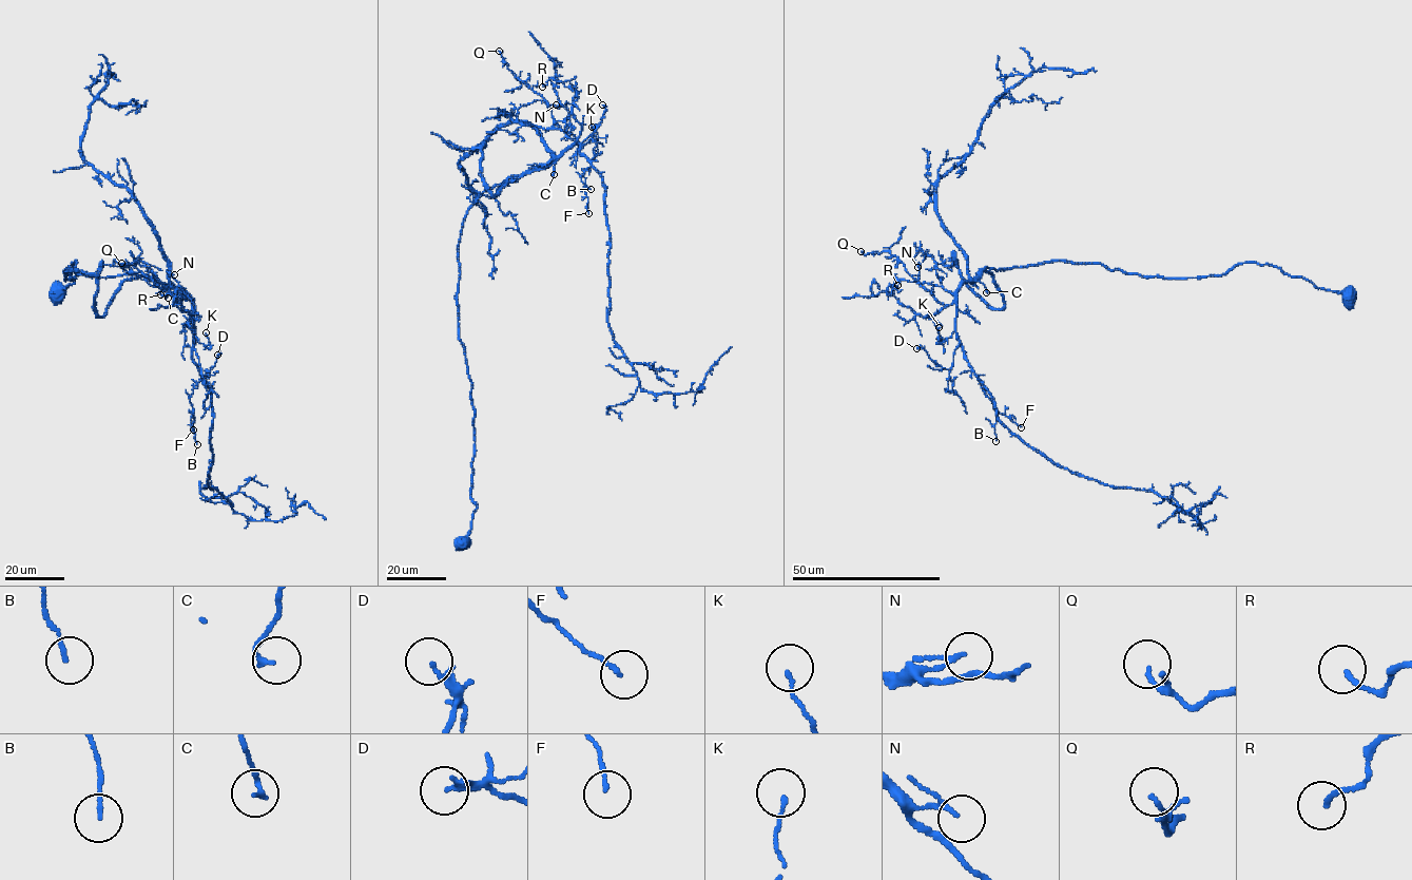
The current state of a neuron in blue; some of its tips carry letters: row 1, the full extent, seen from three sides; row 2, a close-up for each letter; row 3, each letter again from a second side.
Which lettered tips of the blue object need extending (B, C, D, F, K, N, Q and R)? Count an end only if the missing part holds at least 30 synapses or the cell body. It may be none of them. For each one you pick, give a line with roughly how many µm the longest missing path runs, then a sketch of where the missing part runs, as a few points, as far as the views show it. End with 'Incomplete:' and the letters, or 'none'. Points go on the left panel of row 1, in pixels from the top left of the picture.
Incomplete: none

